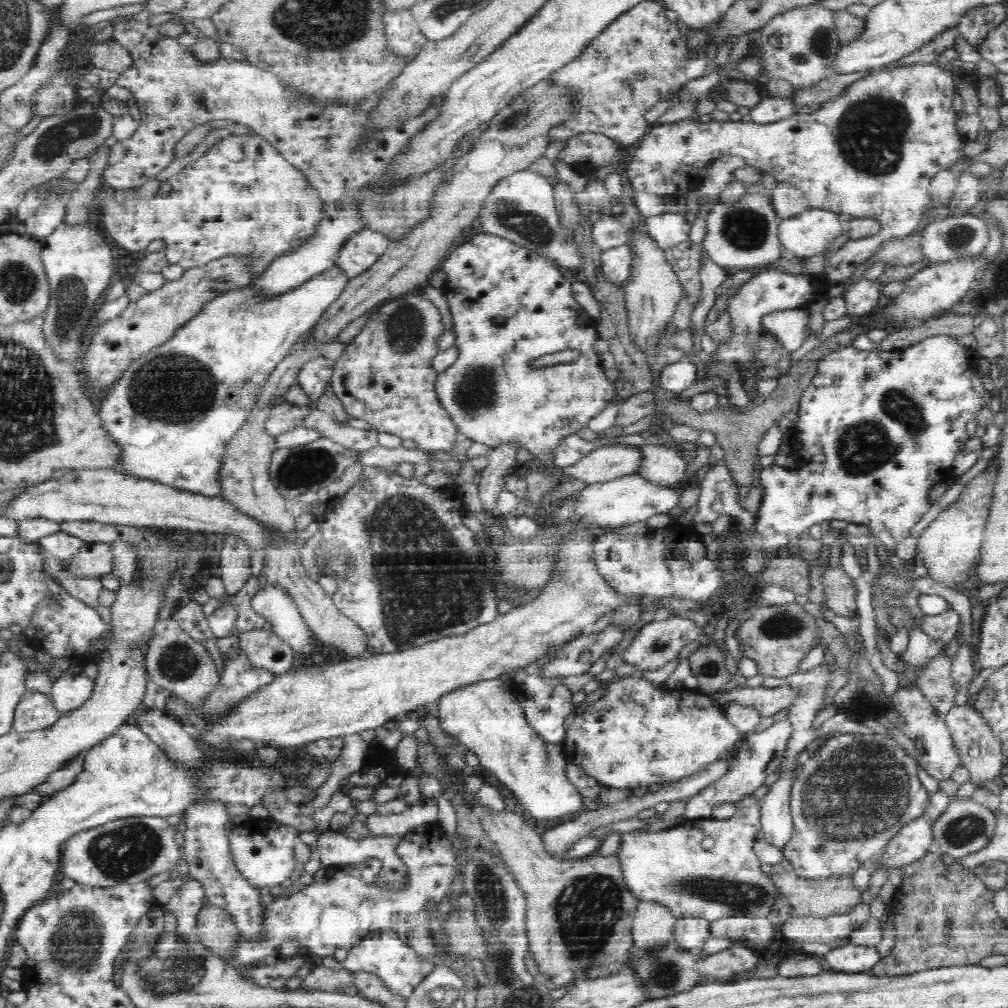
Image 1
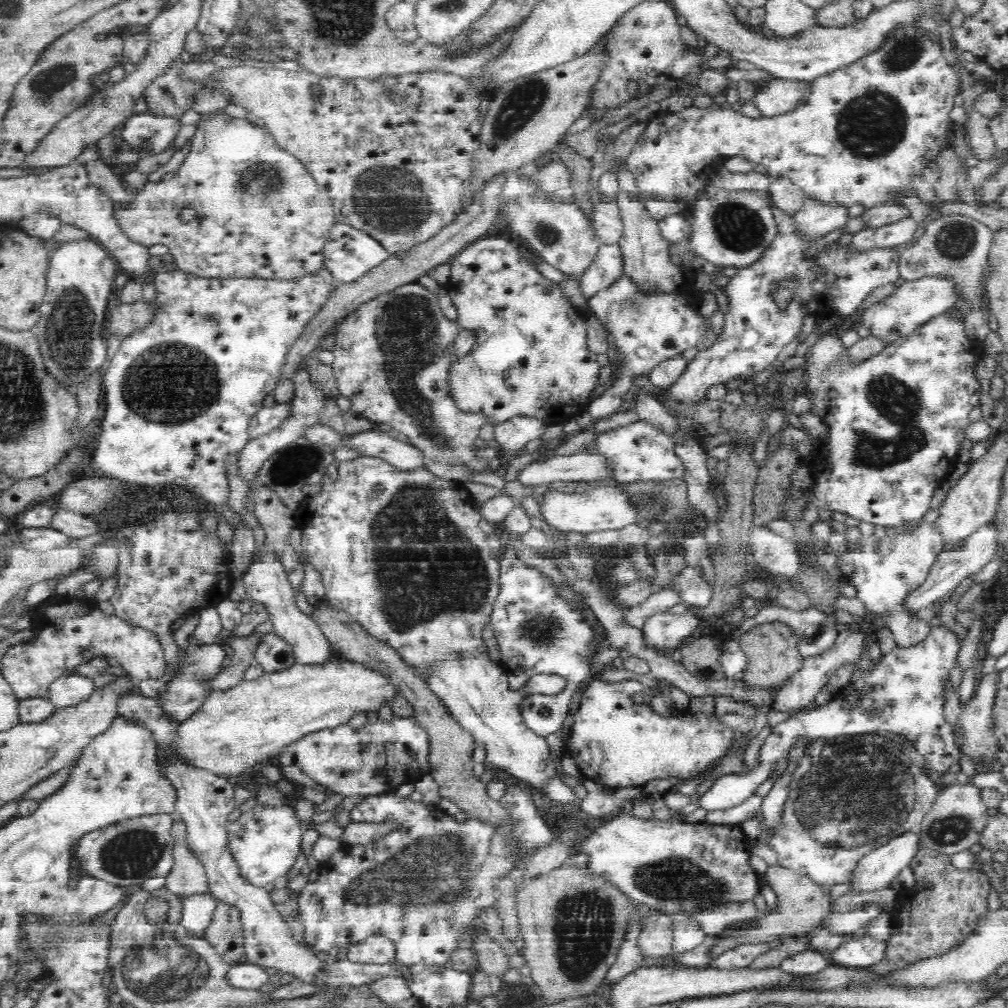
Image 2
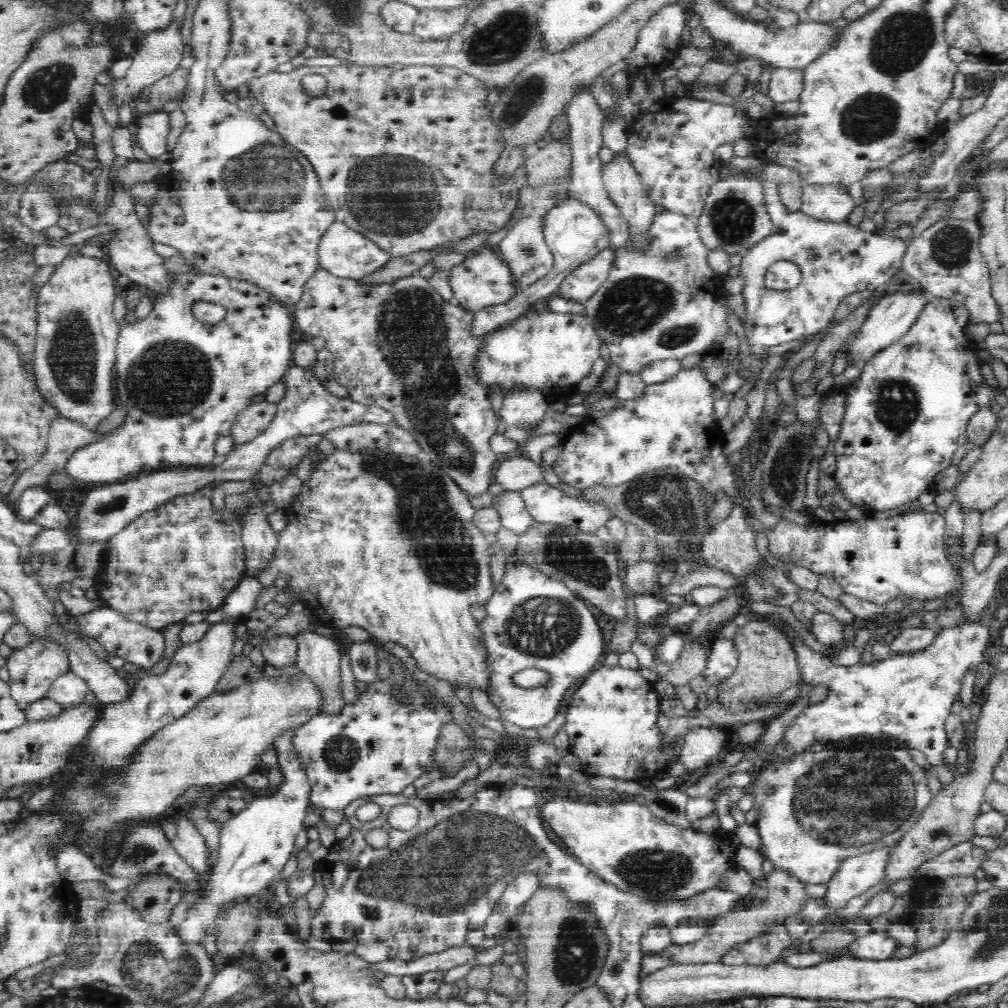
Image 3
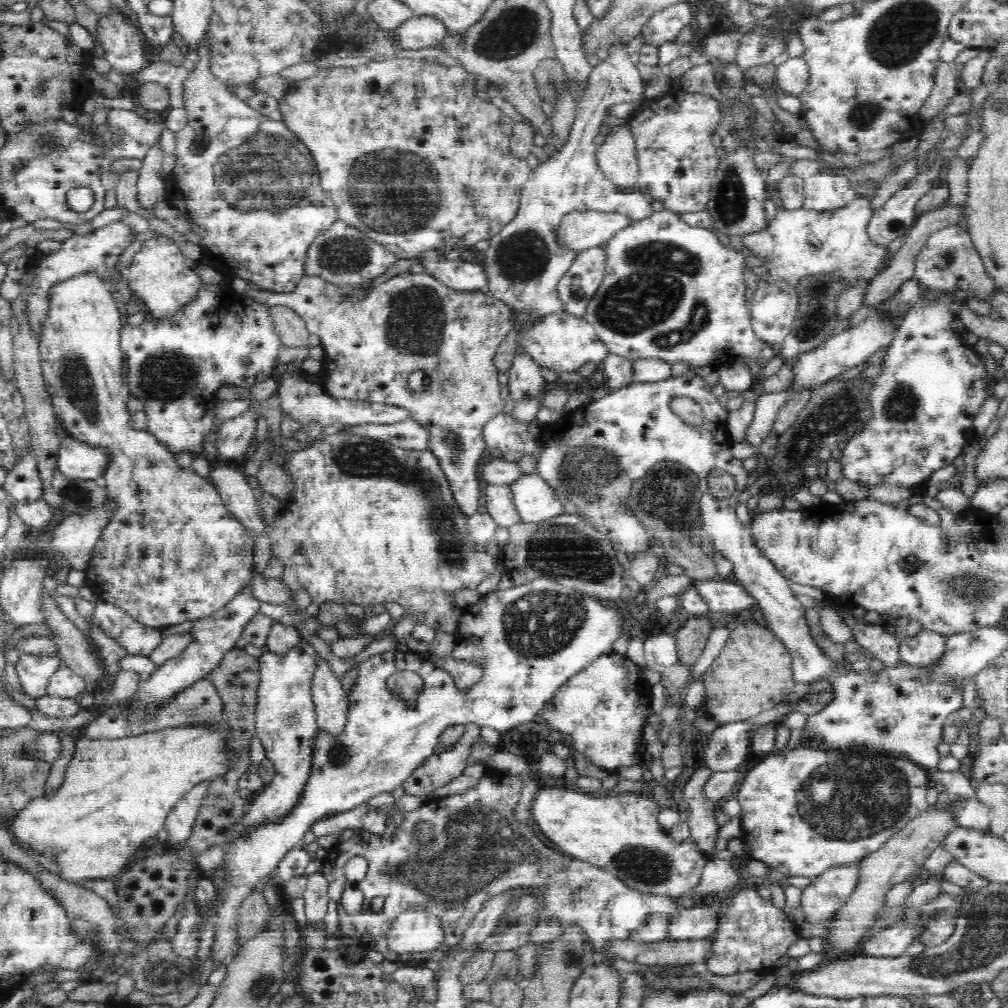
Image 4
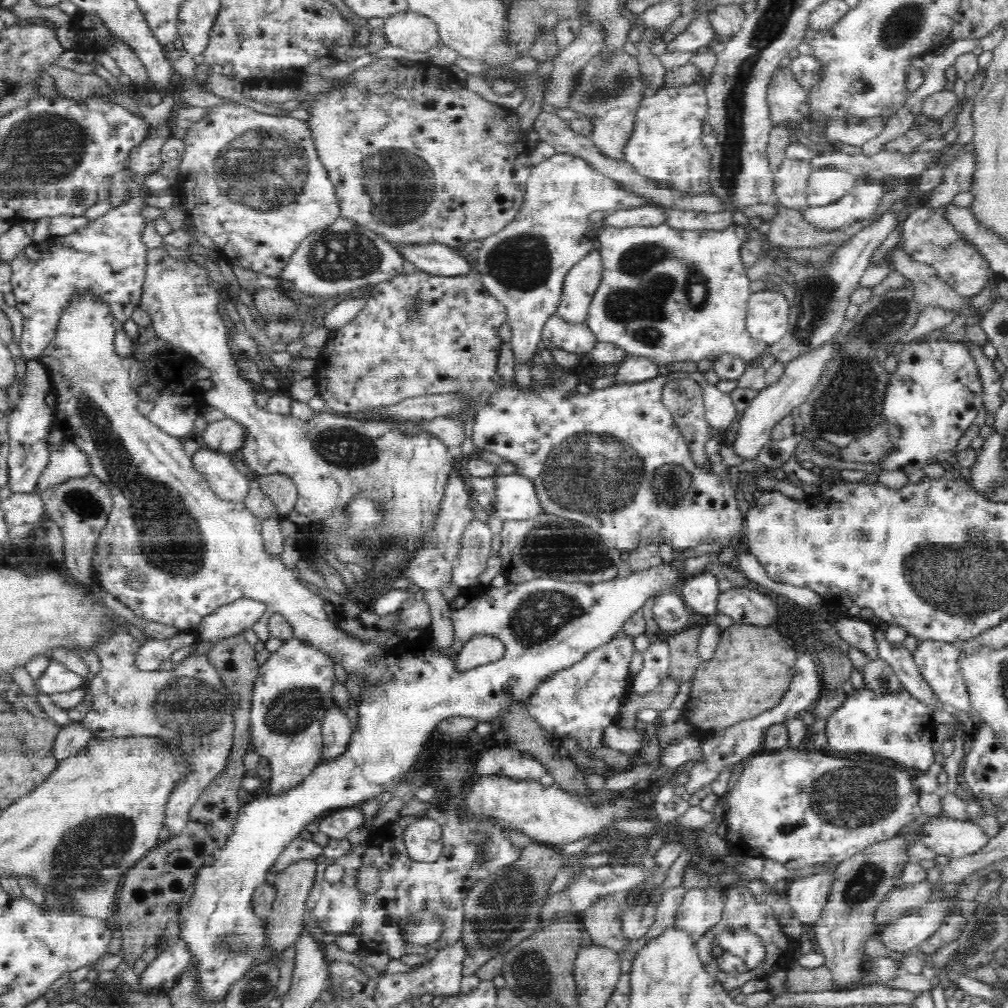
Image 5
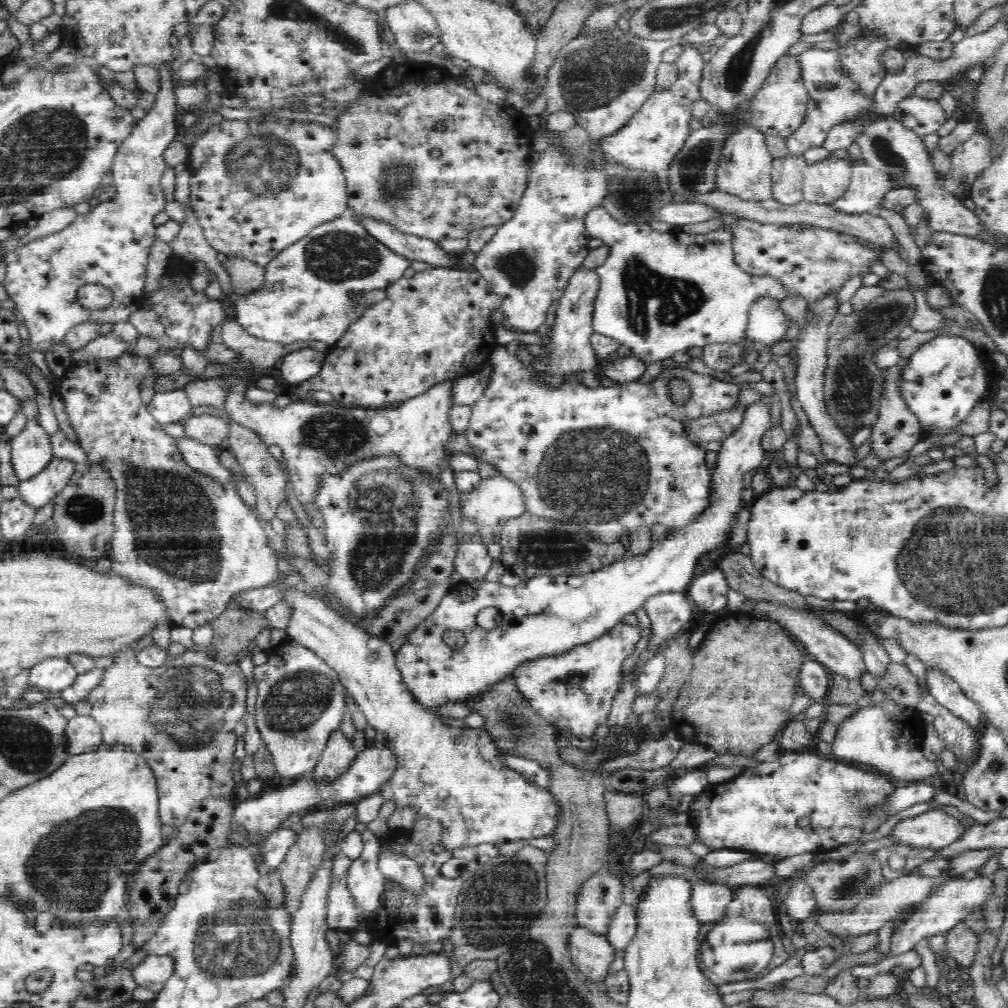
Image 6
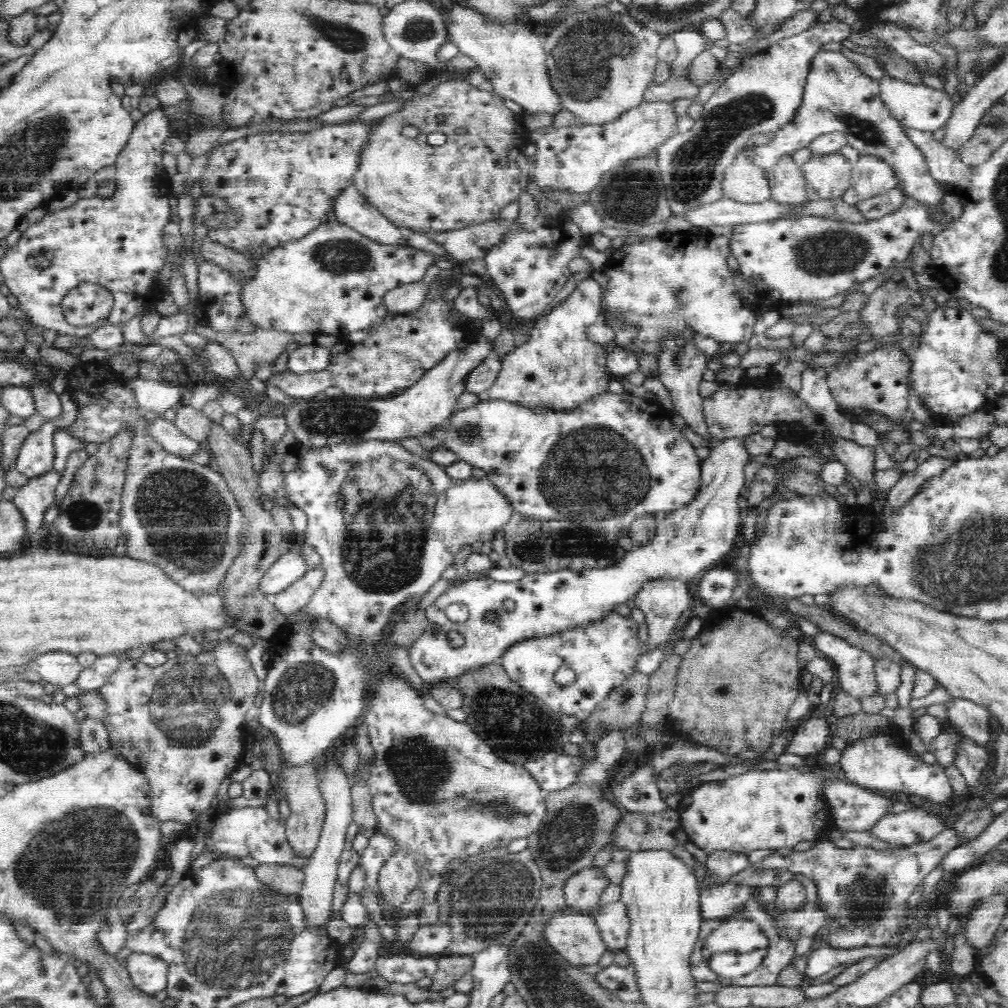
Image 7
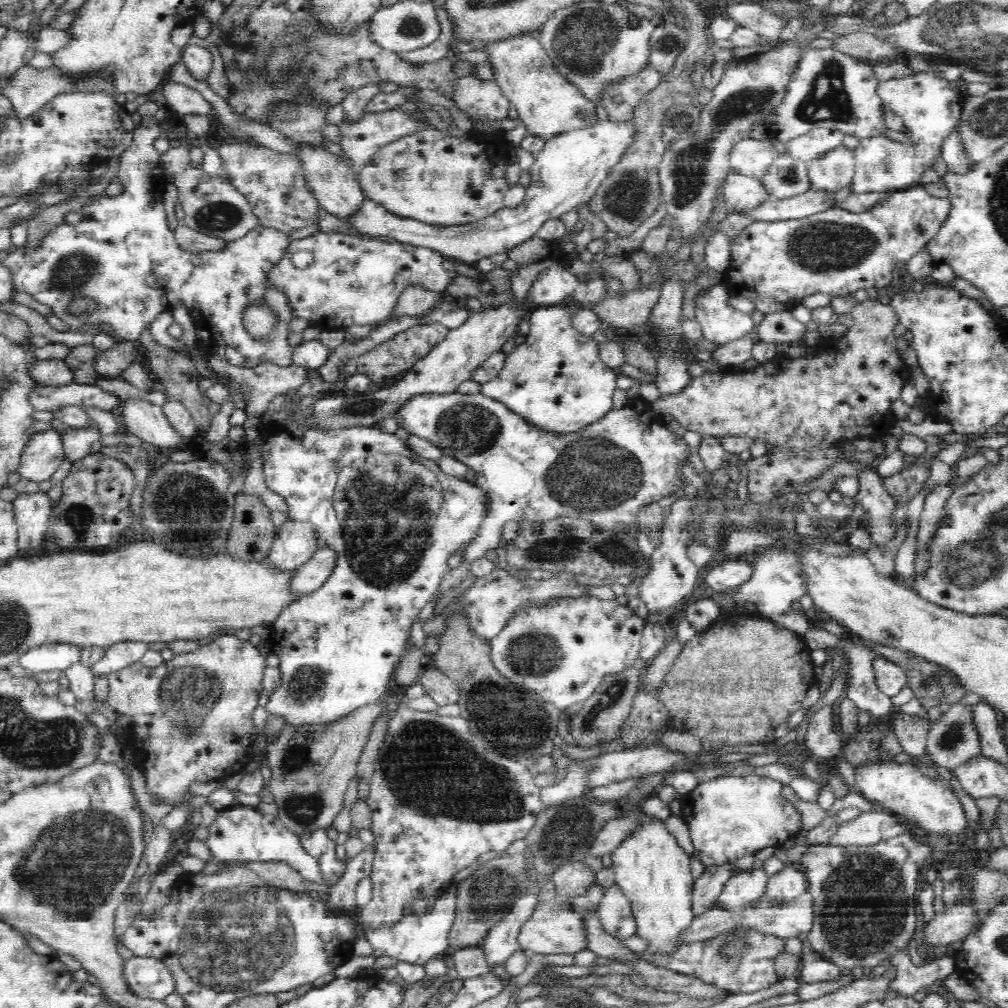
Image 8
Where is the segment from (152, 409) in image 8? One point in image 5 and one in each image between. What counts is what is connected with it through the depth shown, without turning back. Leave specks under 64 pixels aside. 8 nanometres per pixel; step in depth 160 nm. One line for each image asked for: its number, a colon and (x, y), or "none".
5: (228, 483)
6: (204, 458)
7: (172, 438)

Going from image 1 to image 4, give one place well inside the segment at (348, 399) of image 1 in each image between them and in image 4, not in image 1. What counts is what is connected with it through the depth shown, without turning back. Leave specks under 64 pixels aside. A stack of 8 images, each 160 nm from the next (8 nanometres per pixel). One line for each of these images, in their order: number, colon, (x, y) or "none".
2: (390, 362)
3: (400, 347)
4: (412, 322)

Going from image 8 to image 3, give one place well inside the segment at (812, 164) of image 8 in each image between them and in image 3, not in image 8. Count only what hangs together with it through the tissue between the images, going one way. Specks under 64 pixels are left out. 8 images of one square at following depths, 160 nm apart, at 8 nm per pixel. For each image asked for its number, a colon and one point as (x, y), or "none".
3: (830, 205)
4: (824, 192)
5: (825, 187)
6: (827, 180)
7: (826, 177)

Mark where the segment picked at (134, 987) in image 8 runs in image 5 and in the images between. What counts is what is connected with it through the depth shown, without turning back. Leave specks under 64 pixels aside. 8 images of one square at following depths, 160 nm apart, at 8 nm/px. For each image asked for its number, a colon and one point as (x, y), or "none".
5: (169, 963)
6: (153, 972)
7: (148, 972)

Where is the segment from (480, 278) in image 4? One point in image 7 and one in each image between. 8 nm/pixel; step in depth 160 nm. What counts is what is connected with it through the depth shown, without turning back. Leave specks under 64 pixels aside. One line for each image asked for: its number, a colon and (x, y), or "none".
5: (436, 259)
6: (413, 248)
7: (351, 208)

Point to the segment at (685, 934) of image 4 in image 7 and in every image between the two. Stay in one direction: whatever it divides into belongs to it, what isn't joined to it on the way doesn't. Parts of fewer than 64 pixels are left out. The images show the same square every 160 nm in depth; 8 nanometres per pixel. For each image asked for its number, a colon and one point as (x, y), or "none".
5: (699, 910)
6: (708, 903)
7: (721, 901)

